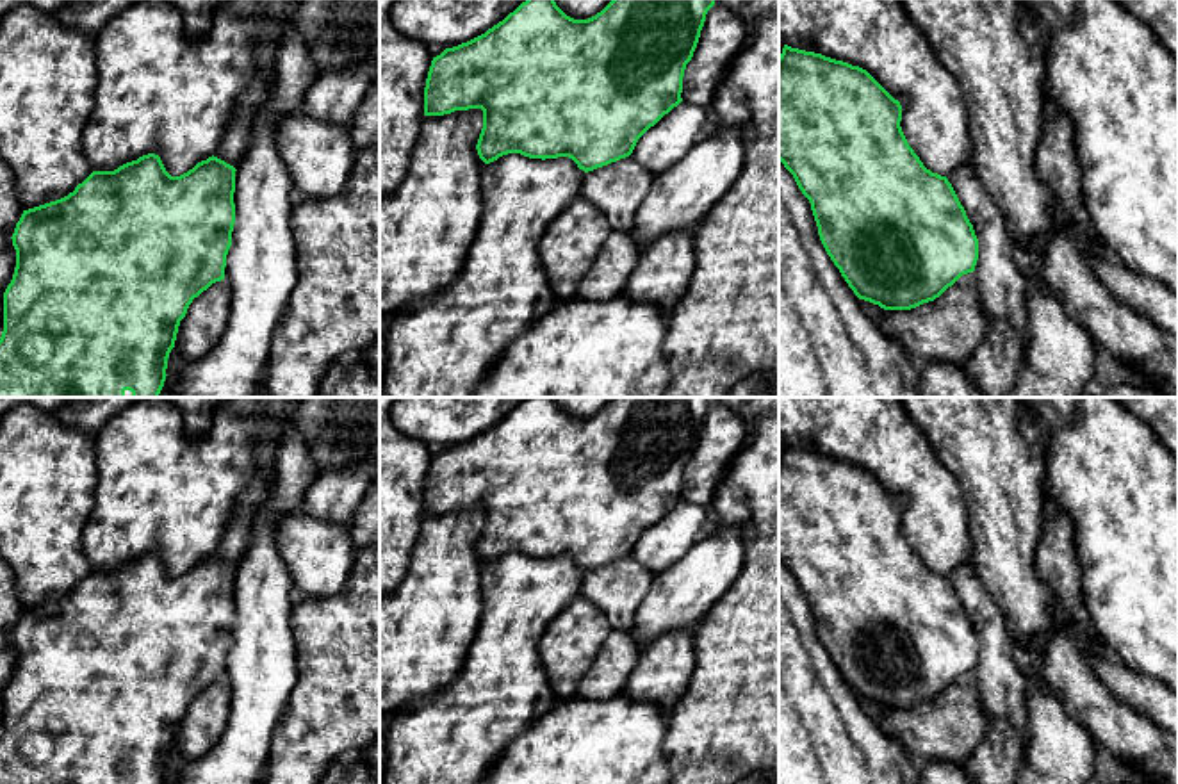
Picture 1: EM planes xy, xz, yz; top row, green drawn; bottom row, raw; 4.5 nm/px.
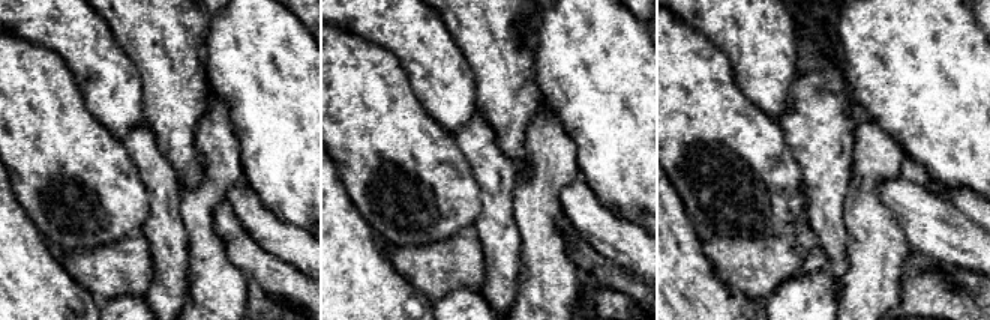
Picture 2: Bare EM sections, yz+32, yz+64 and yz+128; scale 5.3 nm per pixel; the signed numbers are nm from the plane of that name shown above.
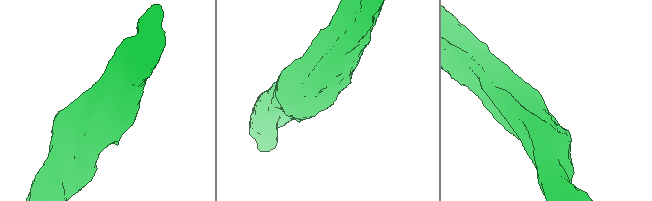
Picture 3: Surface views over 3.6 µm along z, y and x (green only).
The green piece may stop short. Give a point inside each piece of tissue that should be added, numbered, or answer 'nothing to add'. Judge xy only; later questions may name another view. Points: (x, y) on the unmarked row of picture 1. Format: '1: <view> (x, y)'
nothing to add

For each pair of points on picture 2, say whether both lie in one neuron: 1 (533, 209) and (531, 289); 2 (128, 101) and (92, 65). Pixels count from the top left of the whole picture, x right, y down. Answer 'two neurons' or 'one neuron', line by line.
1: one neuron
2: one neuron

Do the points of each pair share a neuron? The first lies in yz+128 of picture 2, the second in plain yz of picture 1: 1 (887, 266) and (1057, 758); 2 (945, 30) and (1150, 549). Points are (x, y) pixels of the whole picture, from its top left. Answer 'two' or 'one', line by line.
1: one
2: one

